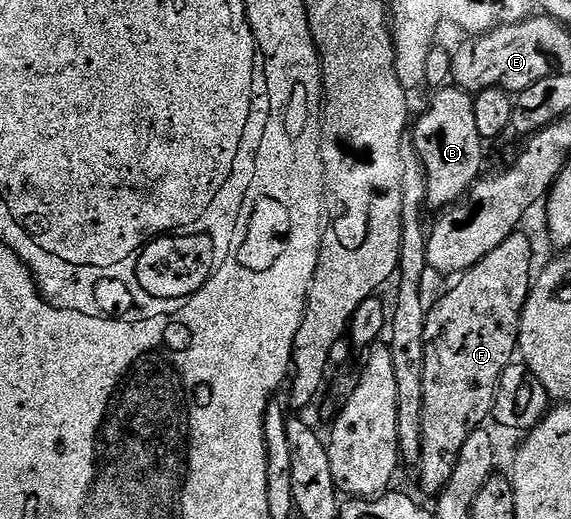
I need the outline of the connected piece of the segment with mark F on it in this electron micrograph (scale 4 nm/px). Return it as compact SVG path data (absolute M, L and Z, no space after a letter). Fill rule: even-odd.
M514 233L510 239L503 241L503 245L499 245L499 249L495 249L495 253L483 257L483 261L464 272L456 280L458 283L434 307L432 304L428 308L425 316L425 376L419 464L421 487L425 491L440 493L447 485L463 445L490 418L497 386L518 354L517 338L521 328L521 314L529 300L531 276L534 274L533 243L521 234Z

